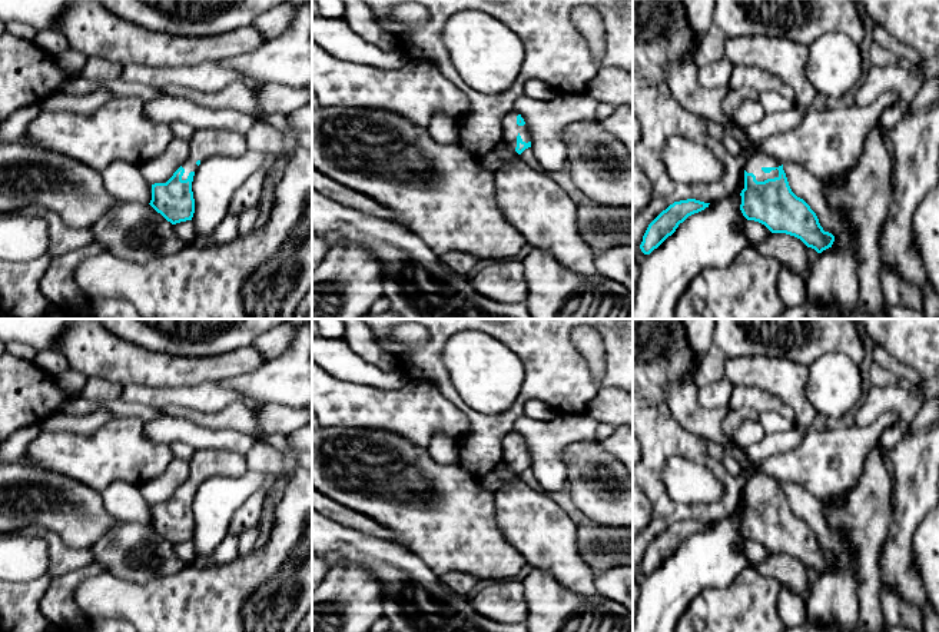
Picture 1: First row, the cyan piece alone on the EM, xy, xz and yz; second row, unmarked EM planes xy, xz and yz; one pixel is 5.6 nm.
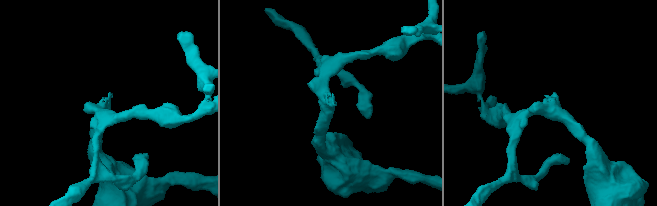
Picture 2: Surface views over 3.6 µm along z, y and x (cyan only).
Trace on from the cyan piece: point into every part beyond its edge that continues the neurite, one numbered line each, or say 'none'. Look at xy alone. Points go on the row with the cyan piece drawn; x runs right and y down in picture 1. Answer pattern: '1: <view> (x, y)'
none

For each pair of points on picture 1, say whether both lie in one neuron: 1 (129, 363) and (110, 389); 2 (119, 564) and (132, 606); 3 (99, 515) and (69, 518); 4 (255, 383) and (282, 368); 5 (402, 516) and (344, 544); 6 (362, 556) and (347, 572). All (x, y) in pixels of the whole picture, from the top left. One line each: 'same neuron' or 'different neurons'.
1: different neurons
2: different neurons
3: same neuron
4: same neuron
5: different neurons
6: different neurons

